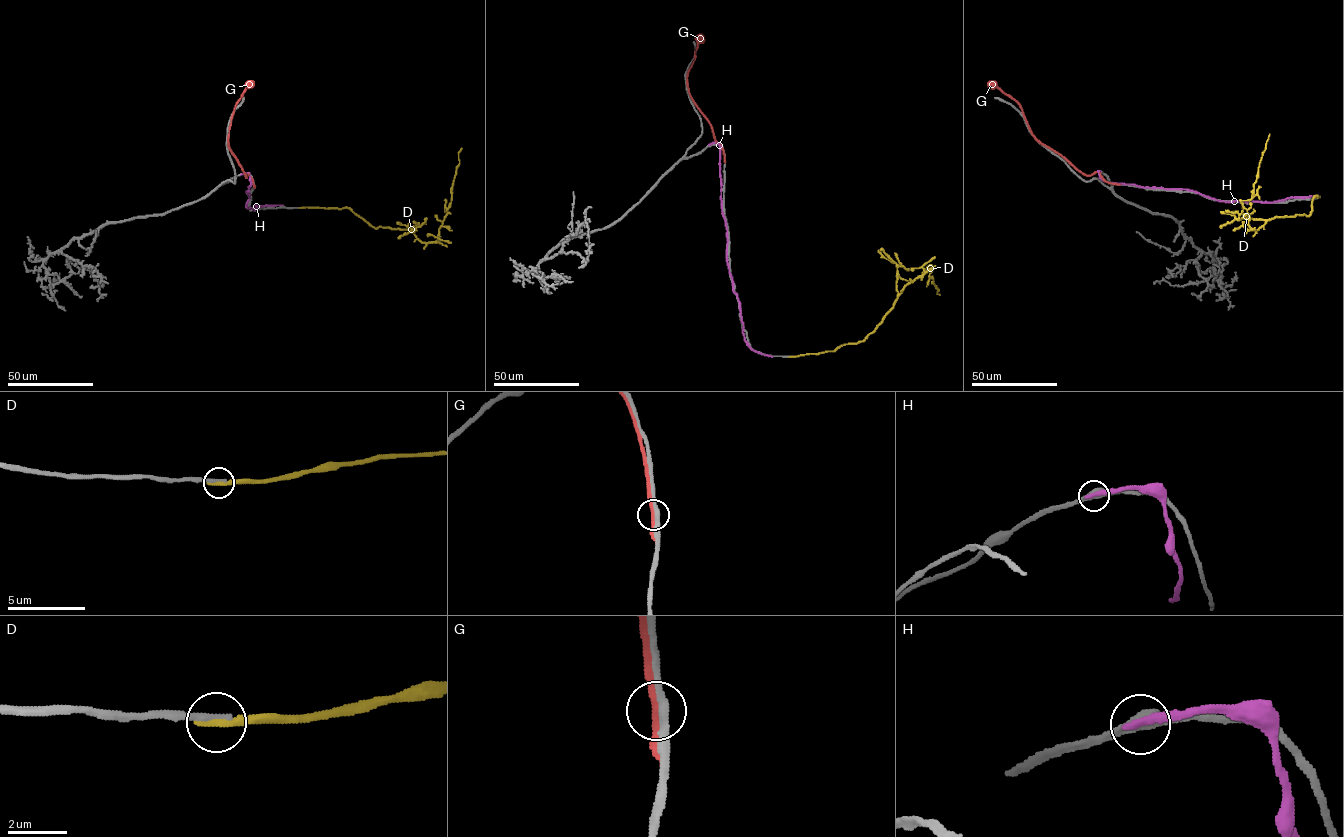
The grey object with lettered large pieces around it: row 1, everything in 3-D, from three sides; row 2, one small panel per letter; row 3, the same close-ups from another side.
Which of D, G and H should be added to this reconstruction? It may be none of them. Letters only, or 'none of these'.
D

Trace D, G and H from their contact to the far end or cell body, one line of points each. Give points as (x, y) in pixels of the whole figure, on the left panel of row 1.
D: (300, 207), (348, 207), (375, 228), (407, 229), (423, 242), (436, 241), (444, 217), (449, 213), (461, 147)
G: (254, 187), (228, 144), (235, 105), (251, 82)
H: (242, 174), (247, 173), (251, 183), (246, 193), (249, 195), (247, 208), (283, 205)

